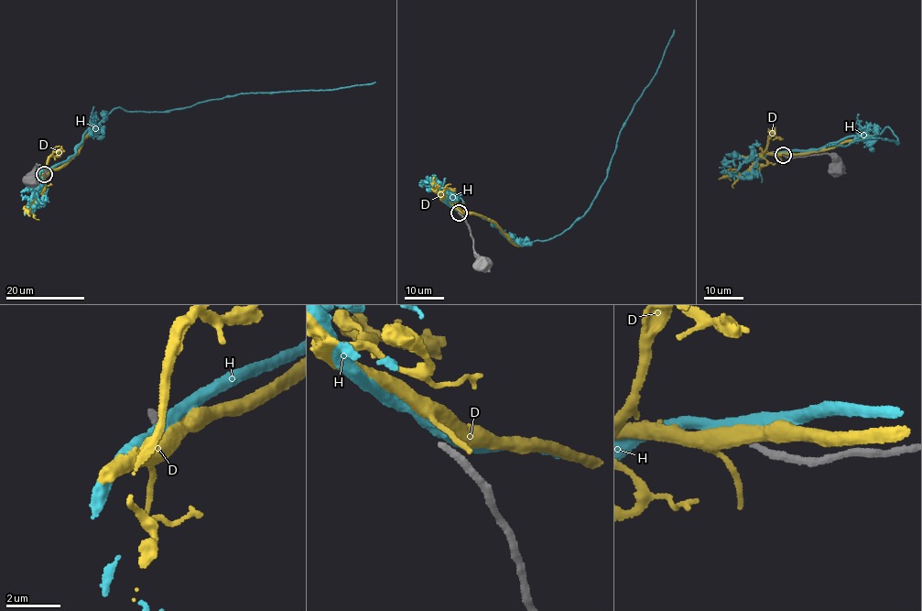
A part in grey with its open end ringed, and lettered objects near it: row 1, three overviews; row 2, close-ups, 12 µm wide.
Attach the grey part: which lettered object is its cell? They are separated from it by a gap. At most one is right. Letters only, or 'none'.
H

